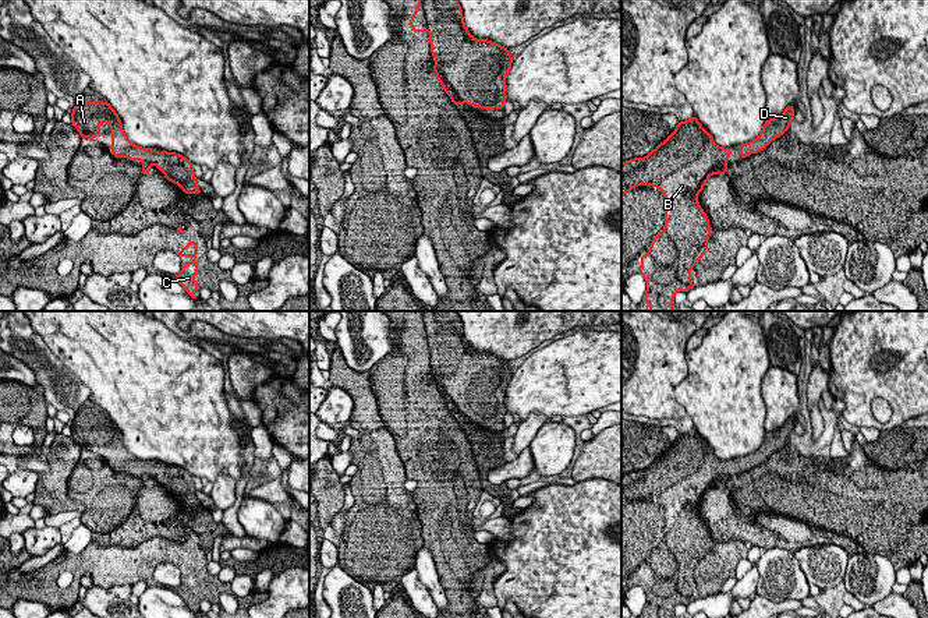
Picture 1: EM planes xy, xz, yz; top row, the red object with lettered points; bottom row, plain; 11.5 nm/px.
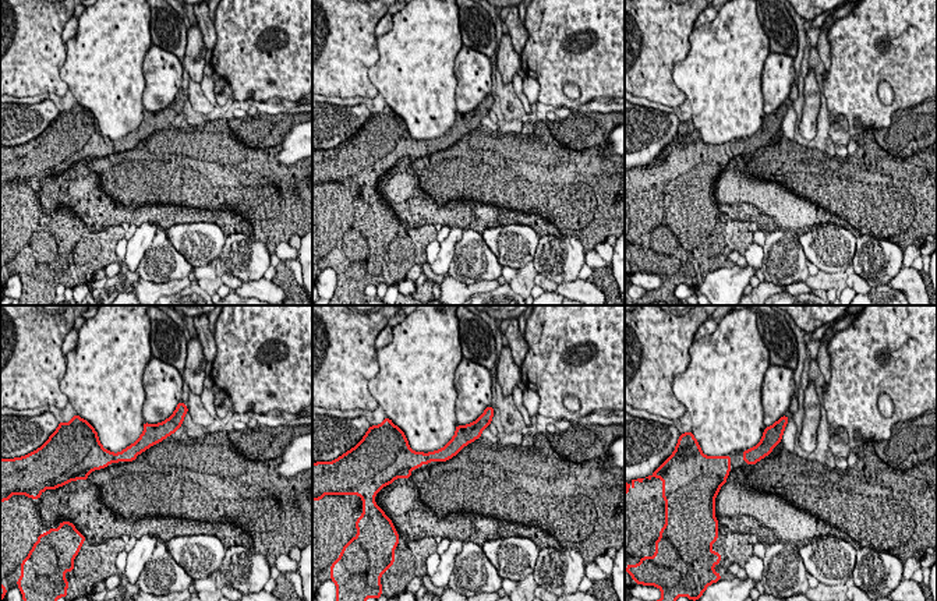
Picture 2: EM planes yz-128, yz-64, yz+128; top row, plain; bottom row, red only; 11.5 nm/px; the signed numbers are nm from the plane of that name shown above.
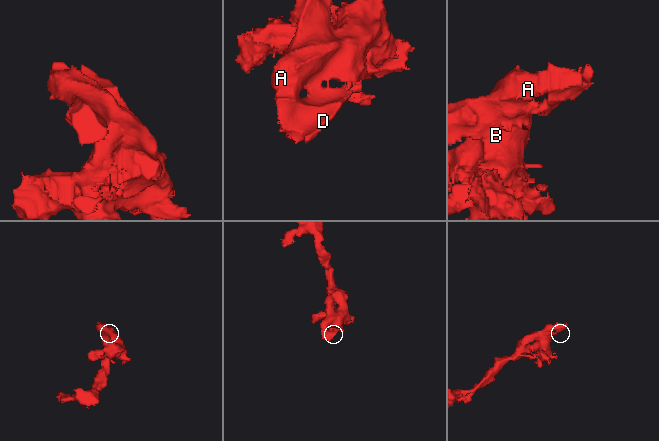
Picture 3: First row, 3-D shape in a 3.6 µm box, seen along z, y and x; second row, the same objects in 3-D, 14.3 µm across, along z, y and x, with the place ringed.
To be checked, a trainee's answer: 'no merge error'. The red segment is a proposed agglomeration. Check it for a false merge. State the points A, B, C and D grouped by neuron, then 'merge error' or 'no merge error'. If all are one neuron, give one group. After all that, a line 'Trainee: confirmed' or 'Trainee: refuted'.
A B C D; no merge error
Trainee: confirmed

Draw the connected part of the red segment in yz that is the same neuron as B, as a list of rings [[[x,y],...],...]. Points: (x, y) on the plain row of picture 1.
[[[695,427],[687,434],[679,434],[673,446],[660,455],[645,470],[621,476],[621,506],[628,506],[637,498],[658,499],[665,508],[665,543],[656,545],[647,568],[641,568],[641,586],[647,594],[645,617],[672,618],[676,604],[693,601],[691,582],[704,569],[706,552],[712,545],[709,532],[698,516],[698,506],[711,487],[726,487],[730,460],[718,459],[712,448],[701,438]]]

